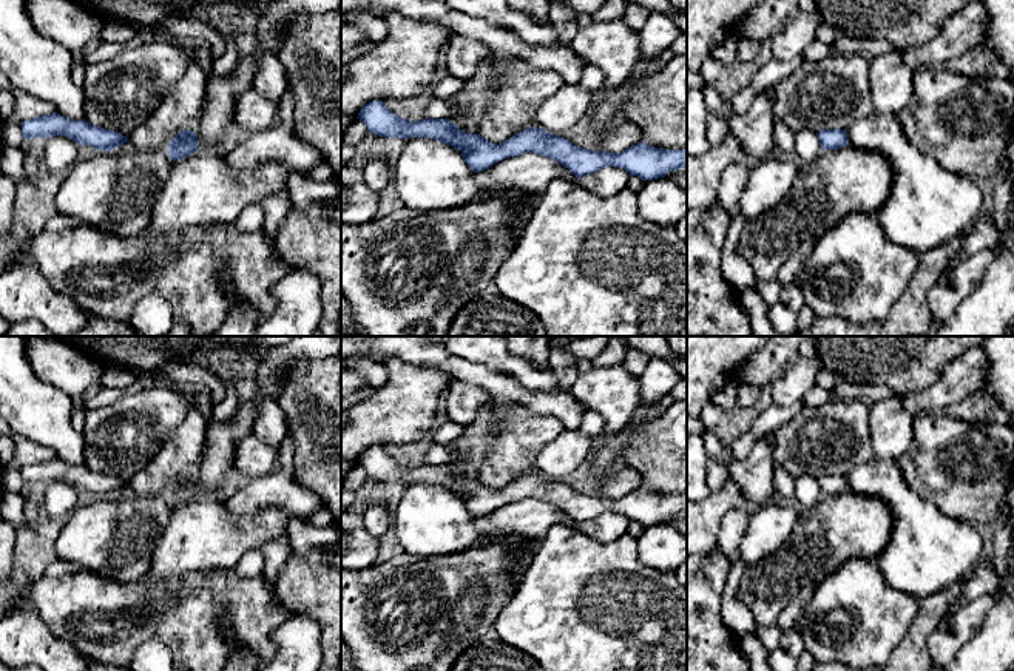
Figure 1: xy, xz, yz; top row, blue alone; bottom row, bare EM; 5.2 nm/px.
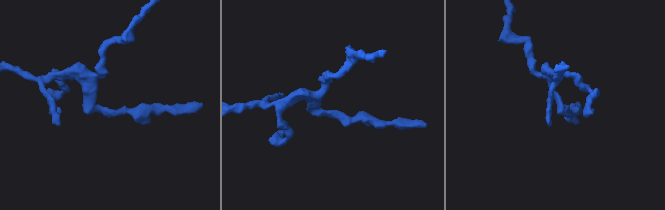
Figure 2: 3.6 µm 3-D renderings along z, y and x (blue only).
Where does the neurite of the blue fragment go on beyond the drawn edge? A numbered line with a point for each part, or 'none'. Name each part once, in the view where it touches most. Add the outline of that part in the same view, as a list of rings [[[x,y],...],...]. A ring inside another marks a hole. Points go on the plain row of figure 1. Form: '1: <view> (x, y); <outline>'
none

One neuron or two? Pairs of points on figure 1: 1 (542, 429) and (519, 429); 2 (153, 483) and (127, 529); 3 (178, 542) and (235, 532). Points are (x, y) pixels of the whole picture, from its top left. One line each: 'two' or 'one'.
1: one
2: two
3: one

